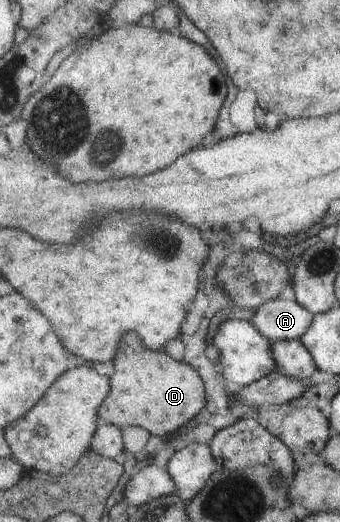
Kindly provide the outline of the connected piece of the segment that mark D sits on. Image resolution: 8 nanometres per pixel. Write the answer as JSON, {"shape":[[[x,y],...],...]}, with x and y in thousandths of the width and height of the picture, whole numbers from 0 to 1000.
{"shape":[[[374,640],[356,655],[356,670],[338,686],[338,720],[326,724],[332,747],[294,782],[294,801],[344,814],[353,822],[382,816],[429,820],[450,835],[515,831],[532,814],[568,805],[612,770],[600,724],[553,693],[521,693],[491,674],[456,674],[415,659],[403,640]]]}

